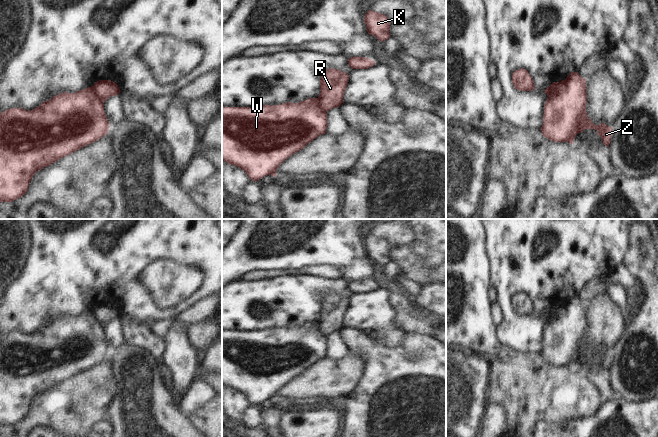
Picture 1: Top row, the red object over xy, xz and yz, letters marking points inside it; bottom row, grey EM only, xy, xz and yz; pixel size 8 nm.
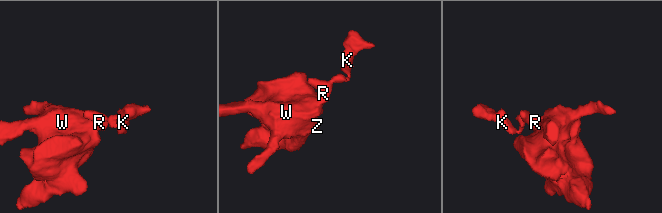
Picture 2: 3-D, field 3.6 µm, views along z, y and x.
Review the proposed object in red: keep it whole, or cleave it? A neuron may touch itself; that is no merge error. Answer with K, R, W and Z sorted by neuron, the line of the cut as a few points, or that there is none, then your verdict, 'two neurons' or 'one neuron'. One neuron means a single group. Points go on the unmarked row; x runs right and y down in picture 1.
groups K R / W Z; cut xy (92, 310), (95, 318), (103, 327); two neurons

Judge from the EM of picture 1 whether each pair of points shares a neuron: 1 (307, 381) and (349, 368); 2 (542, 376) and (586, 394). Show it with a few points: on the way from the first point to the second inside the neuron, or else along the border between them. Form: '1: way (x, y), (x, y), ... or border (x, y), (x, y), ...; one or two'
1: way (317, 381), (324, 378), (339, 377); one
2: way (553, 387), (559, 393), (575, 394); one

